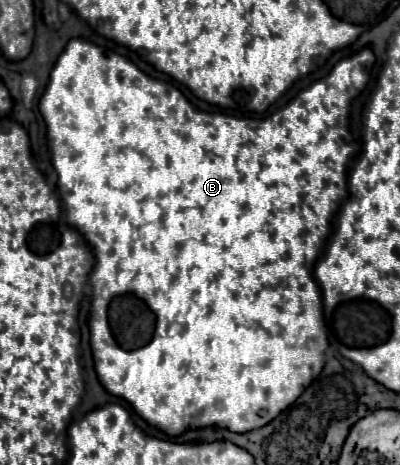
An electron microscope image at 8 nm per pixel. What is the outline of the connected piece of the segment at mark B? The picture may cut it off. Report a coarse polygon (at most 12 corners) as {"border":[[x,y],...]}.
{"border":[[72,39],[94,369],[170,437],[322,371],[366,47],[264,119]]}

